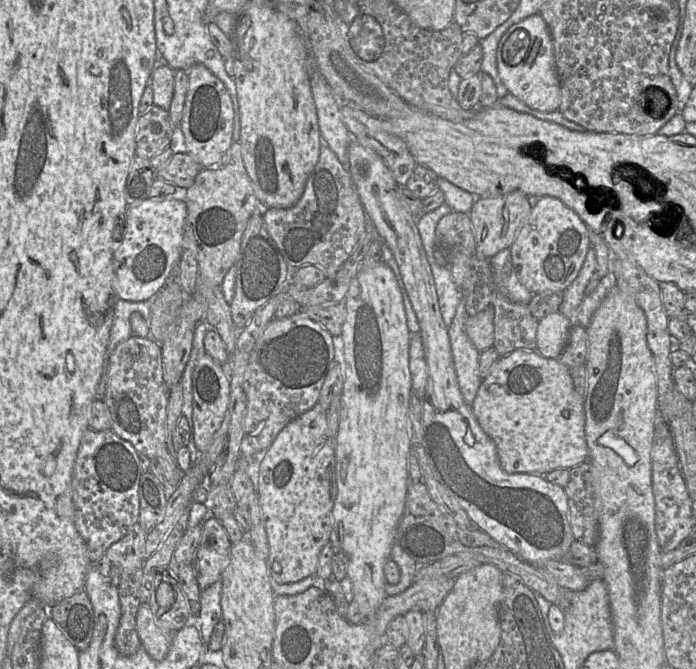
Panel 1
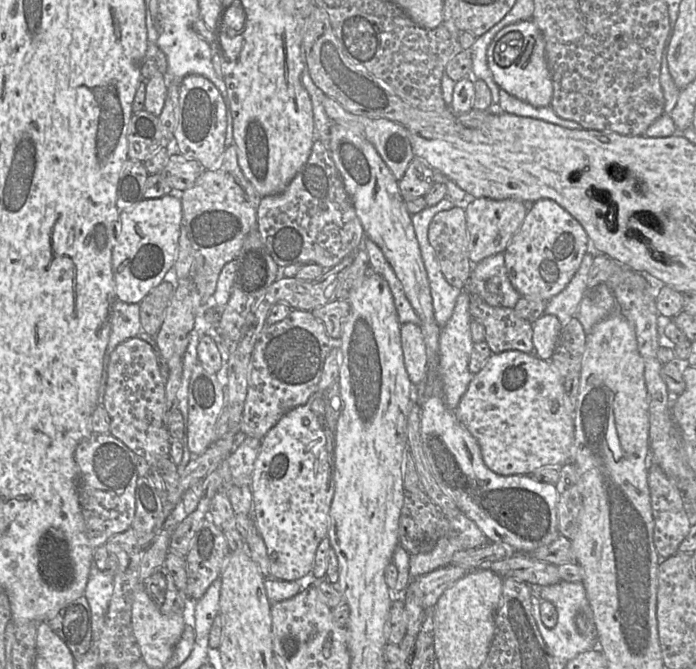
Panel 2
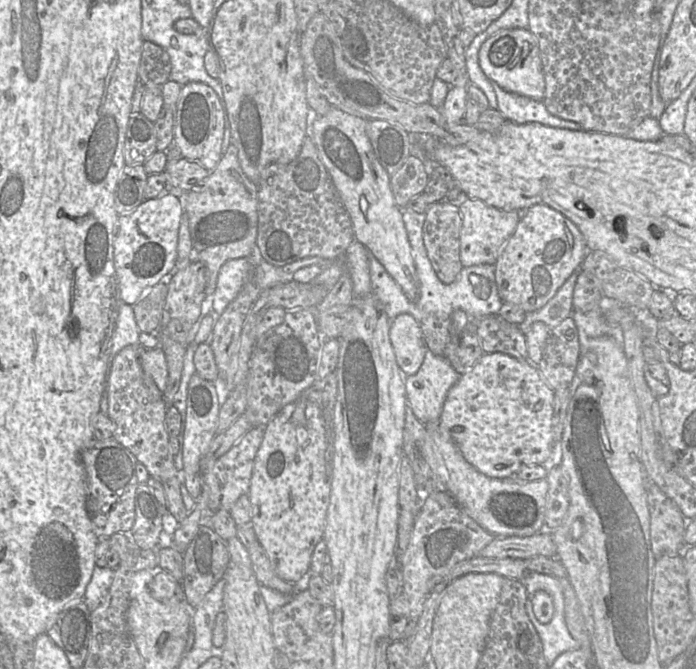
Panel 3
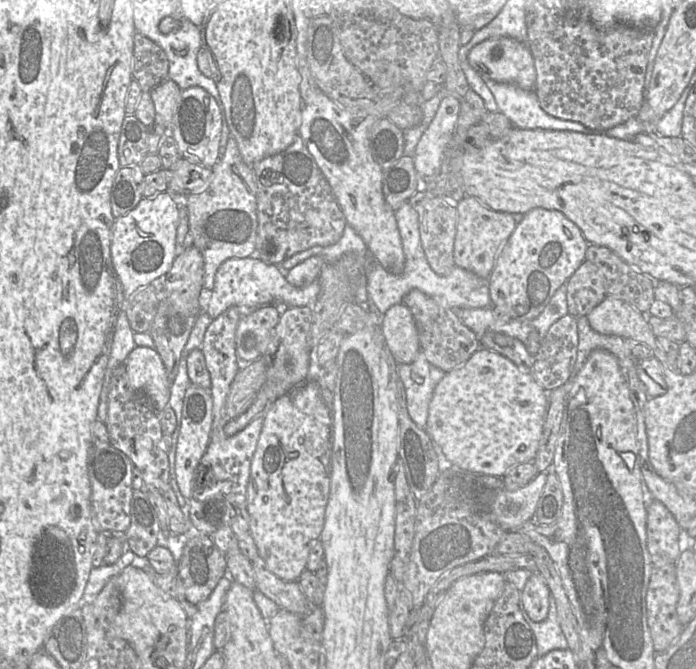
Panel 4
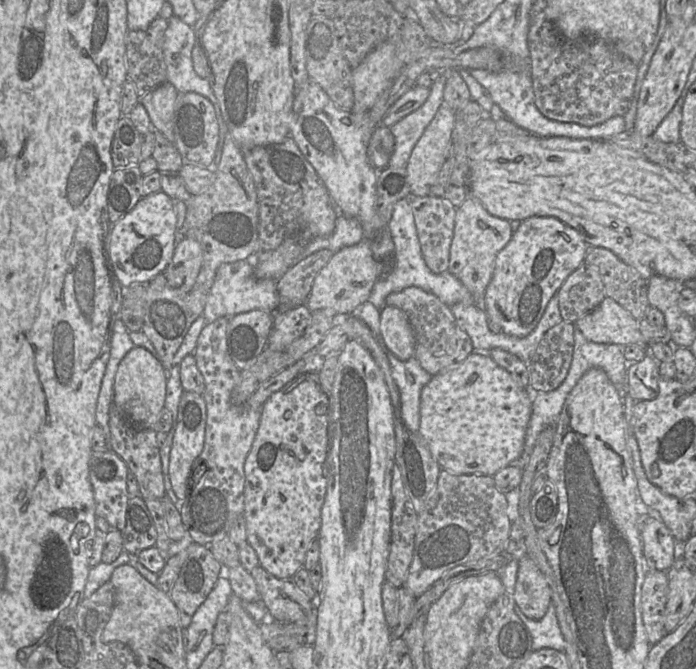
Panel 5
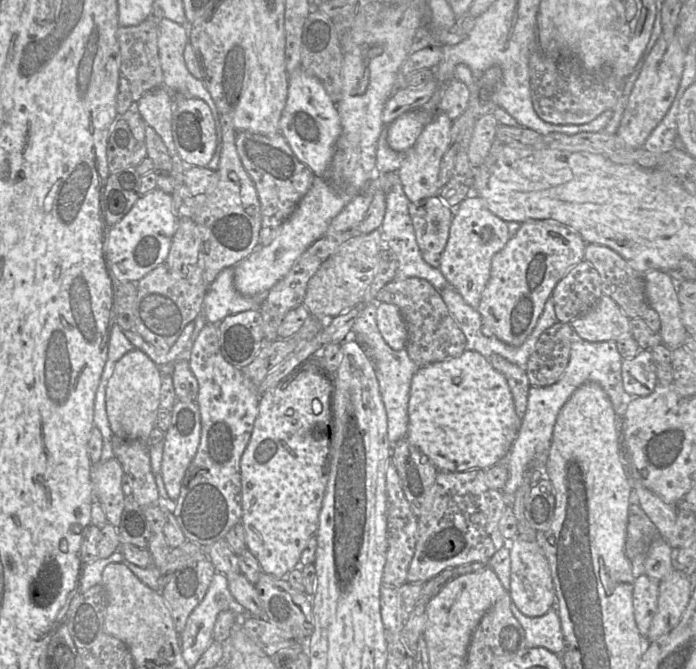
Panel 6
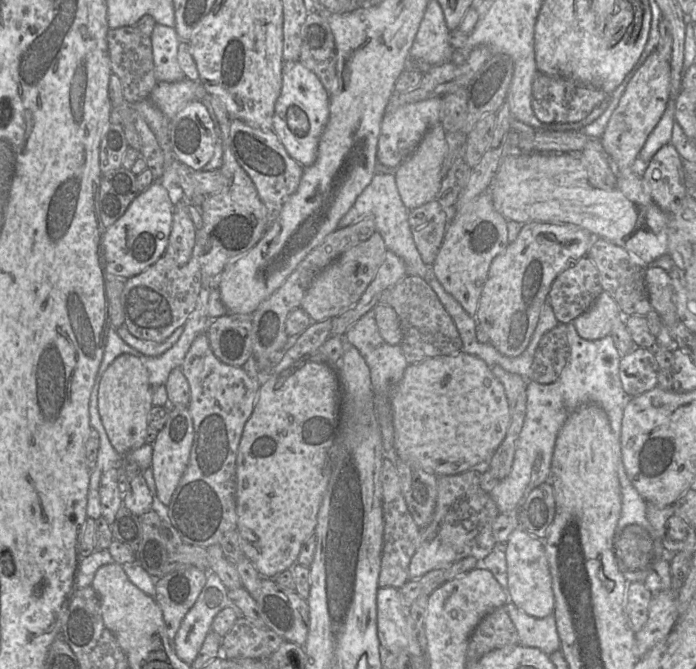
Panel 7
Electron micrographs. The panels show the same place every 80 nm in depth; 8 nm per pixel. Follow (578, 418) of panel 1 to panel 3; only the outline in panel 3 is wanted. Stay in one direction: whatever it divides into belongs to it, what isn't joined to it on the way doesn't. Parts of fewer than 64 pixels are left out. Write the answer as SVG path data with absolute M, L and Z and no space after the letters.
M484 353L473 369L461 375L448 391L439 426L448 433L465 460L479 472L491 478L509 478L523 467L548 463L553 444L554 394L537 365L522 364L503 353Z

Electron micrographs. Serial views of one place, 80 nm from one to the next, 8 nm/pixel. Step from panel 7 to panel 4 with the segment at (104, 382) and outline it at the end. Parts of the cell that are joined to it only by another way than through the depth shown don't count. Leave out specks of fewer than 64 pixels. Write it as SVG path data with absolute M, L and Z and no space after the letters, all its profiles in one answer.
M136 346L126 358L124 369L129 385L145 393L158 414L169 406L168 378L155 348Z

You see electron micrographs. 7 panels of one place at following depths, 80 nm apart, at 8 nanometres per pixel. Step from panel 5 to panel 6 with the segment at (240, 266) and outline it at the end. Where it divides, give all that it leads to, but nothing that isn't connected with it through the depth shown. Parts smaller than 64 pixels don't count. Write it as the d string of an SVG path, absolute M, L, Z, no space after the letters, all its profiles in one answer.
M234 267L223 269L211 283L203 301L202 314L207 323L219 324L225 317L240 312L259 309L263 296L248 297L239 293L234 286Z

